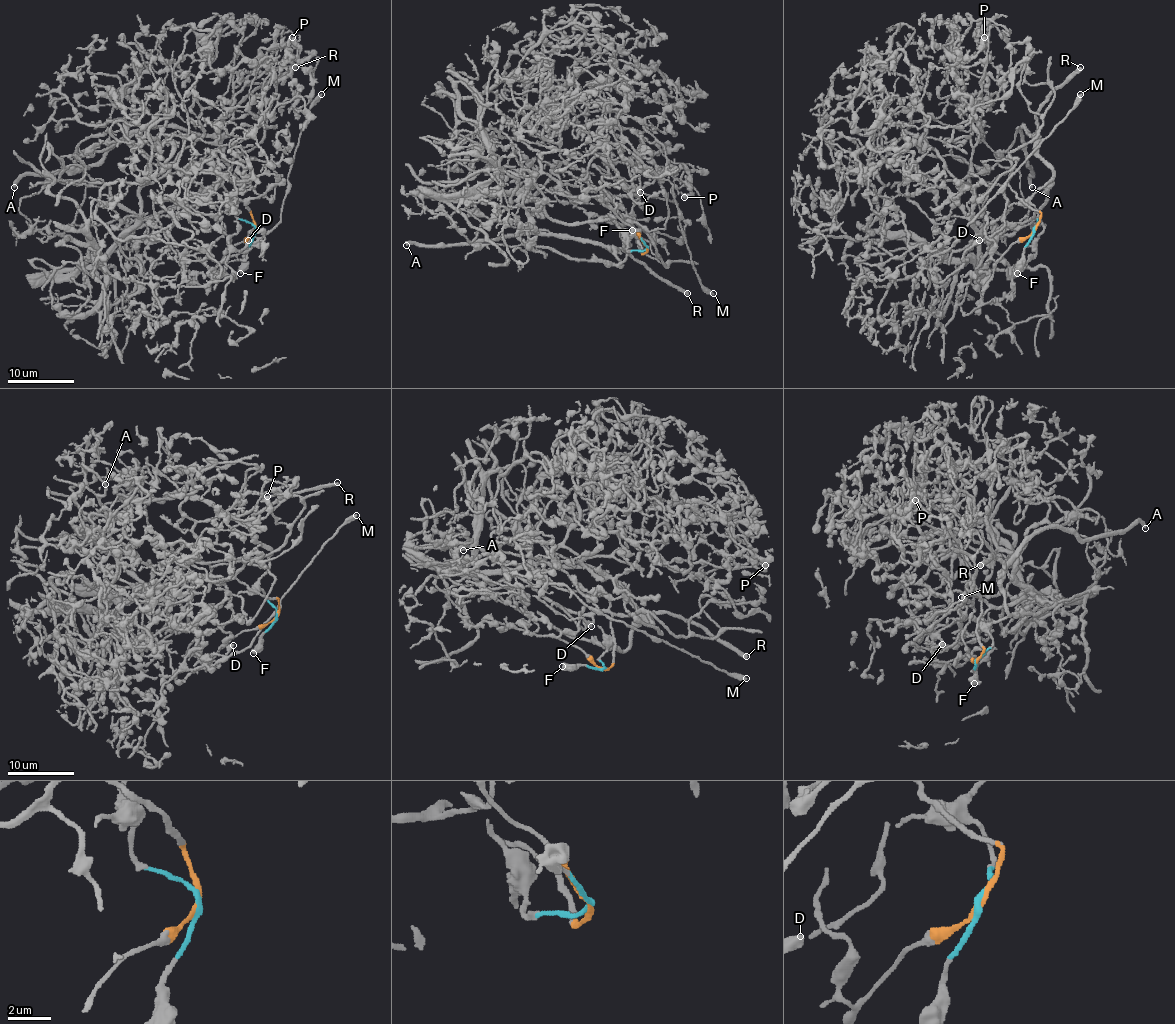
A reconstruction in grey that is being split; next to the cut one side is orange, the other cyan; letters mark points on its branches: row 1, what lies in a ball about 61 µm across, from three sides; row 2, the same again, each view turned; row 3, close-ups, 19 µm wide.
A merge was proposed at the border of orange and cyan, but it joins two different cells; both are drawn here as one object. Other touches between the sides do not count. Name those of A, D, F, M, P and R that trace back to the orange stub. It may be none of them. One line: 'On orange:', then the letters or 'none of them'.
On orange: D, M, P

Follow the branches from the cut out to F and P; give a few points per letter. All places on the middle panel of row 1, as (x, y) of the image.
F: (646, 246), (633, 229)
P: (646, 248), (604, 201), (532, 183), (575, 185), (603, 156), (629, 193), (664, 198), (664, 170), (684, 198)

